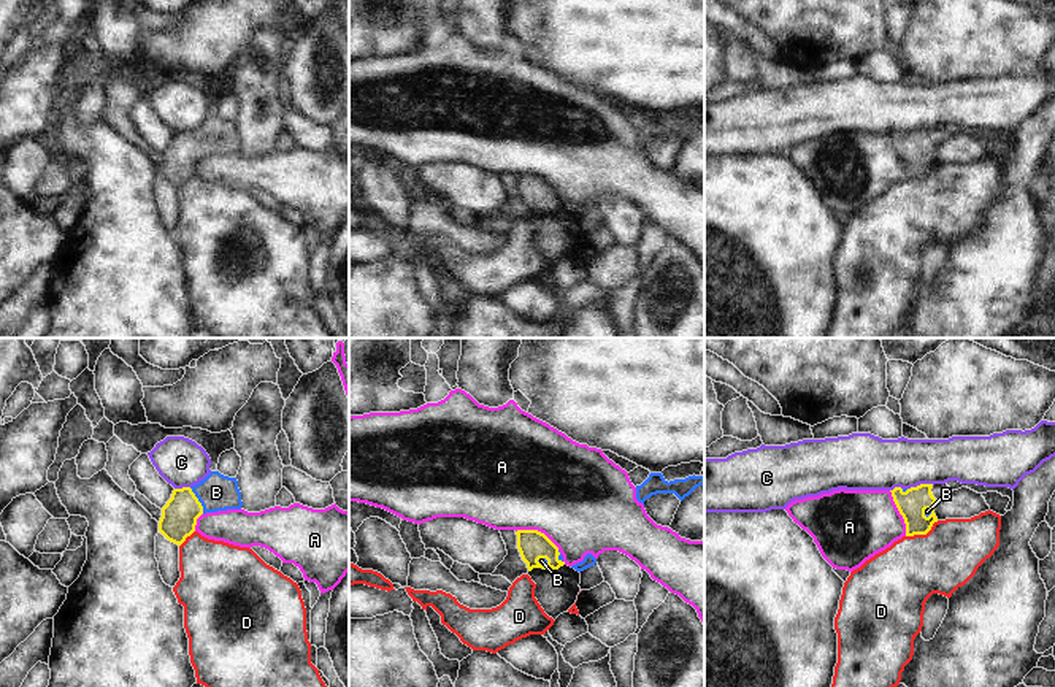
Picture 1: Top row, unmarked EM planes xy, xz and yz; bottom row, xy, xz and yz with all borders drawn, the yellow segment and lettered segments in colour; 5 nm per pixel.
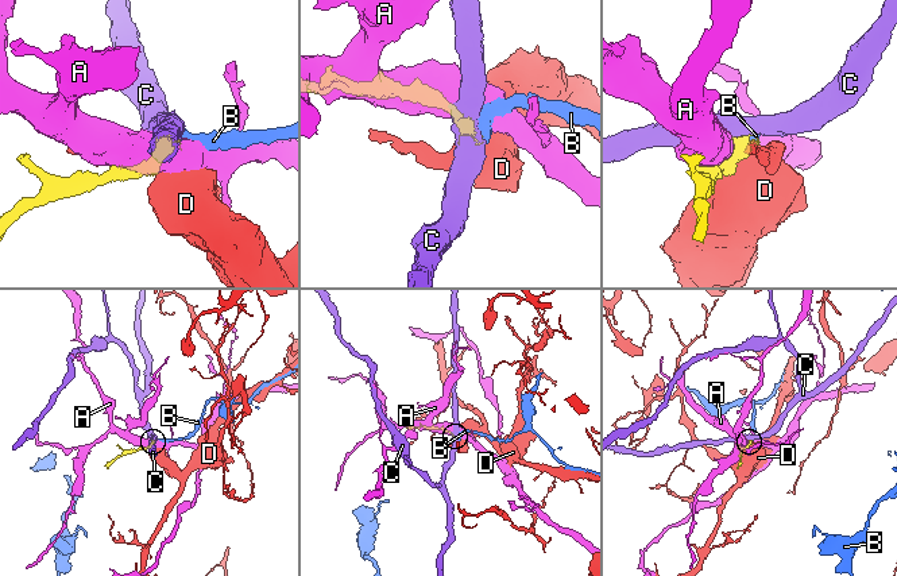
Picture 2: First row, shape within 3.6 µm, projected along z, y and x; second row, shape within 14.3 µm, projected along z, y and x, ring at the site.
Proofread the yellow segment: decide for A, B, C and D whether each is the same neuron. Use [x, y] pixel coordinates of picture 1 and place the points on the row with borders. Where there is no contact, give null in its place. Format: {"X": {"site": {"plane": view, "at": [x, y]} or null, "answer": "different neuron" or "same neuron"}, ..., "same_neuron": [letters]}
{"A": {"site": {"plane": "yz", "at": [900, 513]}, "answer": "different neuron"}, "B": {"site": {"plane": "xy", "at": [197, 500]}, "answer": "same neuron"}, "C": {"site": {"plane": "yz", "at": [920, 484]}, "answer": "different neuron"}, "D": {"site": {"plane": "yz", "at": [922, 533]}, "answer": "different neuron"}, "same_neuron": ["B"]}

